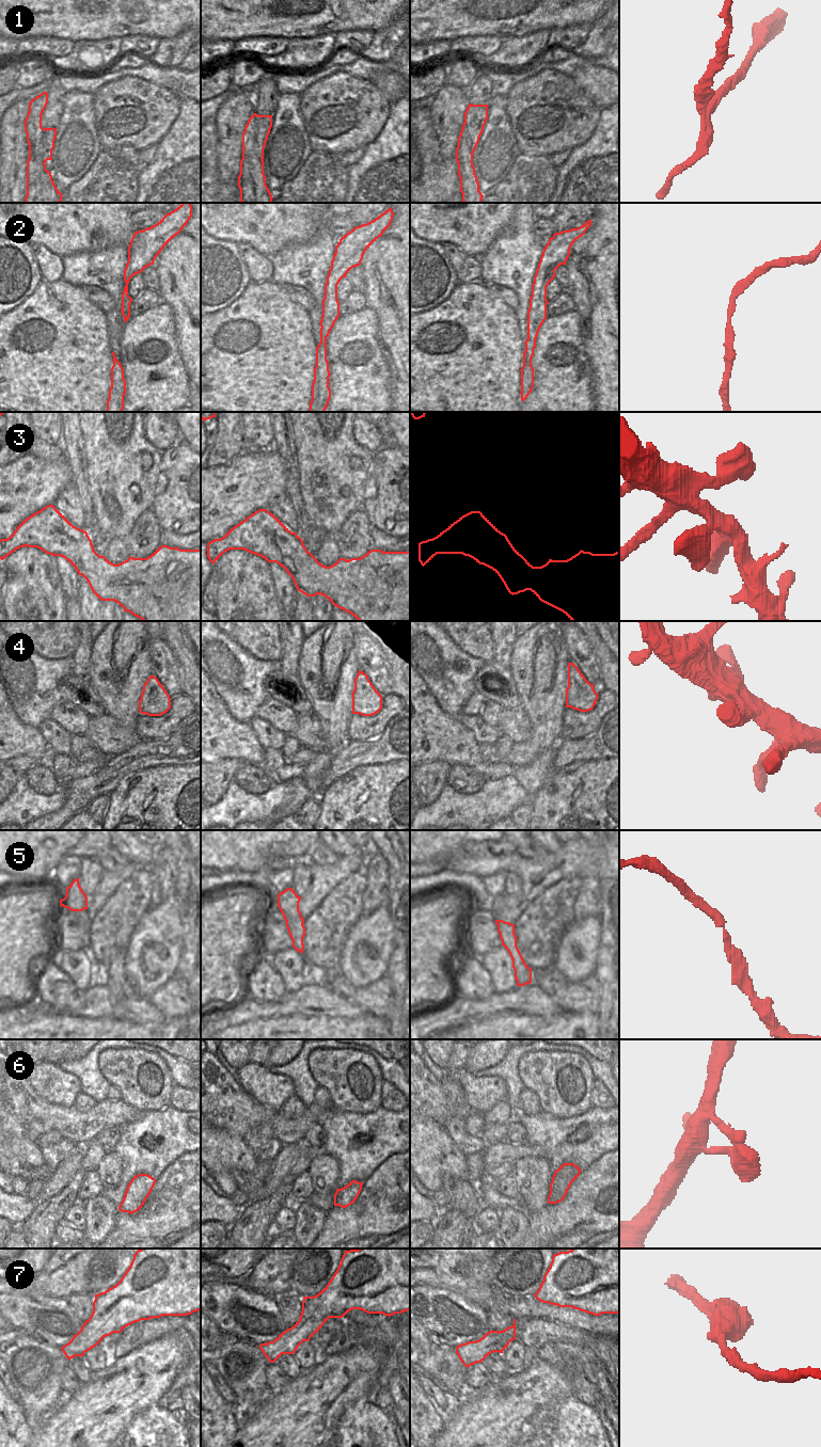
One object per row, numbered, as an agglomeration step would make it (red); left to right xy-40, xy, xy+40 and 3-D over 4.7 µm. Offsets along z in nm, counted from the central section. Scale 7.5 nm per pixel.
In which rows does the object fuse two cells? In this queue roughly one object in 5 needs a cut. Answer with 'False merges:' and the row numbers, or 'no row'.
False merges: 1

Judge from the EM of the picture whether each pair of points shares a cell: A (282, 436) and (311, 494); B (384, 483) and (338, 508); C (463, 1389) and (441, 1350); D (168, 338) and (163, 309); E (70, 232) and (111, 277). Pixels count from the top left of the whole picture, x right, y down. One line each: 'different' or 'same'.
A: different
B: different
C: same
D: same
E: different

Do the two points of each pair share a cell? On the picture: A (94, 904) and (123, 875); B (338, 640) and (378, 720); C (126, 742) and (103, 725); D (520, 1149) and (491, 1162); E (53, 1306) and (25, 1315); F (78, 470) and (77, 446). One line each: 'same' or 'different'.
A: same
B: different
C: same
D: same
E: same
F: same

